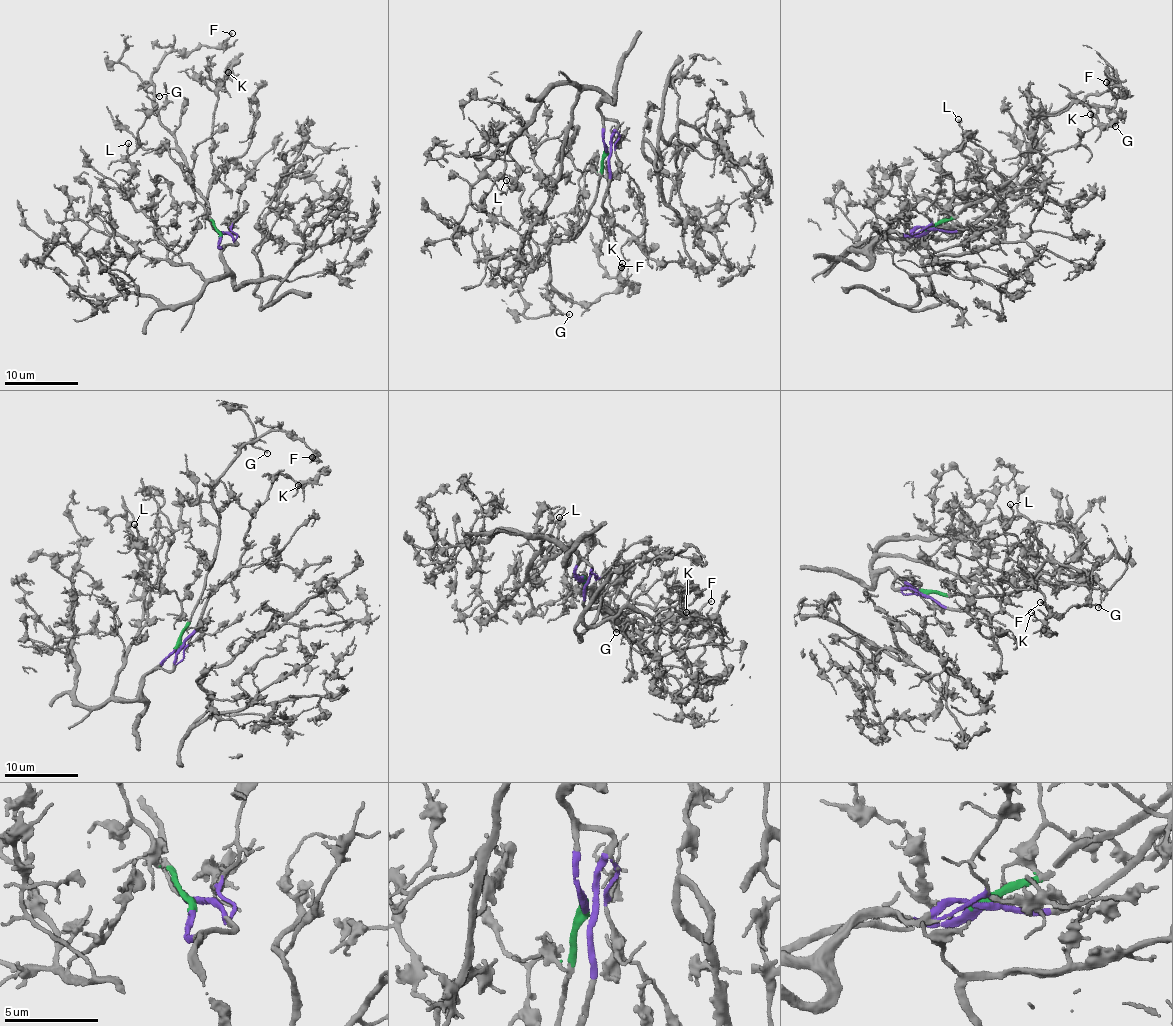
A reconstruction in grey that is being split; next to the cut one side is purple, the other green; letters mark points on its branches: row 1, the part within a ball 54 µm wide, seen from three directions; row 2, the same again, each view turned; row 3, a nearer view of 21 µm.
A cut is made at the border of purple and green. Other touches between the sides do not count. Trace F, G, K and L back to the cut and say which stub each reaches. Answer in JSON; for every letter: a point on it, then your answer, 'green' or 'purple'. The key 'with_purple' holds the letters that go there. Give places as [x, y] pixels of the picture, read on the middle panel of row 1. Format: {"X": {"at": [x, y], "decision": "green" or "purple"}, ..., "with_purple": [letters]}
{"F": {"at": [621, 267], "decision": "green"}, "G": {"at": [569, 314], "decision": "green"}, "K": {"at": [622, 263], "decision": "purple"}, "L": {"at": [506, 180], "decision": "purple"}, "with_purple": ["K", "L"]}

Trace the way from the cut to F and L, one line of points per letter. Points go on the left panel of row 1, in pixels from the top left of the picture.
F: (221, 235), (193, 186), (186, 157), (157, 114), (150, 80), (166, 54), (220, 47), (232, 33)
L: (221, 235), (225, 275), (207, 278), (168, 258), (156, 222), (133, 206), (128, 143)

